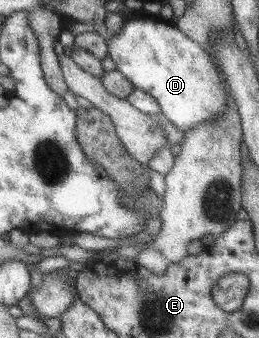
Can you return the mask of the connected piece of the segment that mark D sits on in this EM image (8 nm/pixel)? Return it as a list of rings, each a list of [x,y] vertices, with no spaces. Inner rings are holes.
[[[146,17],[129,20],[124,23],[117,35],[111,34],[107,42],[108,55],[115,61],[116,70],[119,70],[134,88],[145,90],[154,96],[167,120],[184,133],[202,122],[216,120],[228,109],[228,94],[222,80],[219,80],[210,54],[198,42],[181,32],[174,22],[164,20],[157,22]]]

